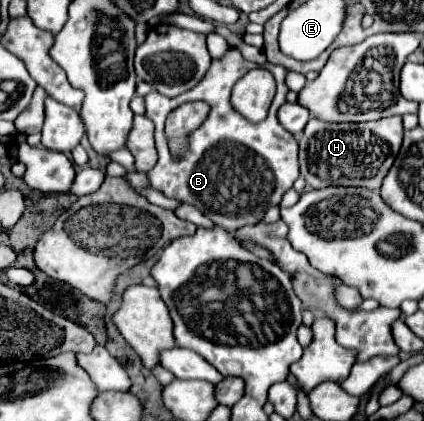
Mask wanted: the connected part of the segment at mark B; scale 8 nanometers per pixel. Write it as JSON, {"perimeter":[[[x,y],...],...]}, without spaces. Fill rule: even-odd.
{"perimeter":[[[229,47],[221,59],[213,59],[207,75],[191,91],[171,99],[157,91],[151,91],[145,97],[147,103],[145,115],[155,123],[155,147],[159,153],[157,165],[147,173],[151,185],[163,191],[171,199],[195,205],[205,217],[209,217],[215,225],[225,227],[229,233],[237,231],[237,227],[241,225],[261,221],[265,211],[271,205],[279,205],[283,193],[299,177],[299,161],[297,161],[299,143],[277,121],[277,109],[285,103],[285,95],[289,91],[285,85],[285,75],[287,69],[283,65],[273,65],[273,63],[257,65],[243,59],[239,49]],[[255,67],[269,69],[277,81],[277,93],[273,97],[269,117],[261,123],[247,121],[243,115],[239,115],[233,109],[229,101],[231,87],[235,85],[235,81],[241,79],[245,71]],[[185,101],[207,101],[211,105],[211,111],[205,123],[195,133],[191,133],[189,151],[183,155],[183,159],[175,161],[167,151],[163,125],[167,109],[173,109],[171,105],[181,105]]]}

